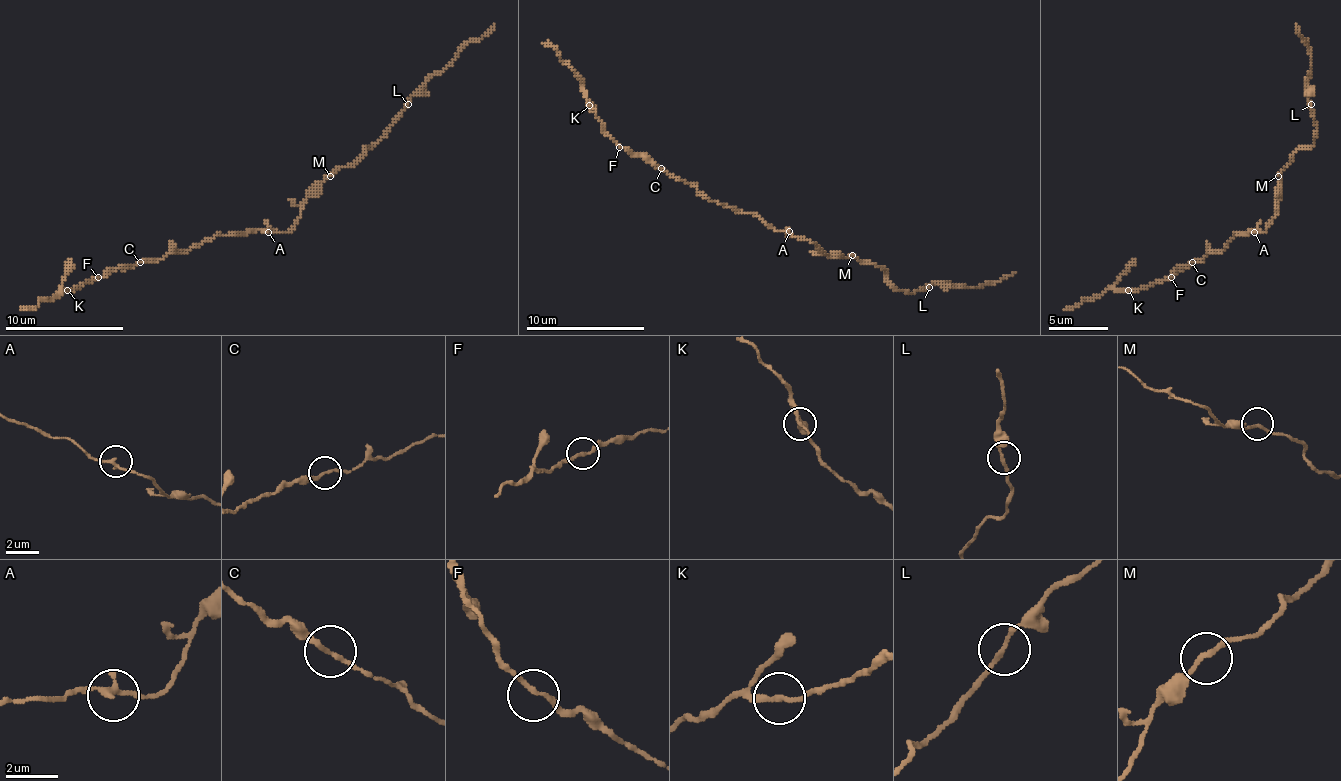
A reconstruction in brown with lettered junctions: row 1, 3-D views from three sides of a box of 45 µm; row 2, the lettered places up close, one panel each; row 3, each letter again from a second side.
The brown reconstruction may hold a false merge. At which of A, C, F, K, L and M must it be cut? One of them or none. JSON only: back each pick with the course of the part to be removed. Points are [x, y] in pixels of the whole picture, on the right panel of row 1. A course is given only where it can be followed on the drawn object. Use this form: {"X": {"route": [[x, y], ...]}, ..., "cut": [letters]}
{"cut": []}

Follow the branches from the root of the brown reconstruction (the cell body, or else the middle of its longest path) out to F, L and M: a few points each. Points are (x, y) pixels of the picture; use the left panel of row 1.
F: (265, 229), (214, 235), (187, 250), (175, 250), (160, 259), (146, 259), (137, 265), (110, 268), (98, 277)
L: (265, 229), (286, 232), (300, 214), (303, 200), (330, 173), (348, 167), (369, 149), (408, 104)
M: (265, 229), (286, 232), (300, 214), (303, 202), (330, 176)

